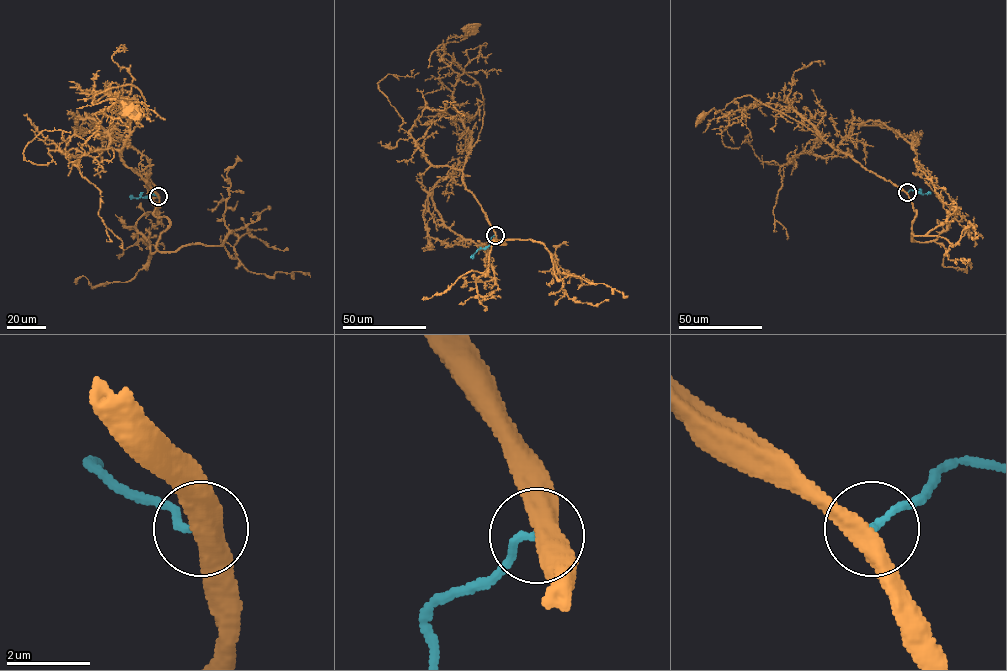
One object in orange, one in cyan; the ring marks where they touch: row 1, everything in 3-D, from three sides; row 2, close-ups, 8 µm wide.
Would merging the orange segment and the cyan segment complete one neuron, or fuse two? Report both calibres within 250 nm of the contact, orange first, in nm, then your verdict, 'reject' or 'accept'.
calibres 480 and 180 nm; reject

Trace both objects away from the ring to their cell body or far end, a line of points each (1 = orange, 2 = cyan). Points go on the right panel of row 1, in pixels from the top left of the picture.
1: (906, 192), (835, 150), (800, 123), (749, 95), (737, 98), (718, 112), (713, 108), (699, 117)
2: (907, 192), (930, 192)

